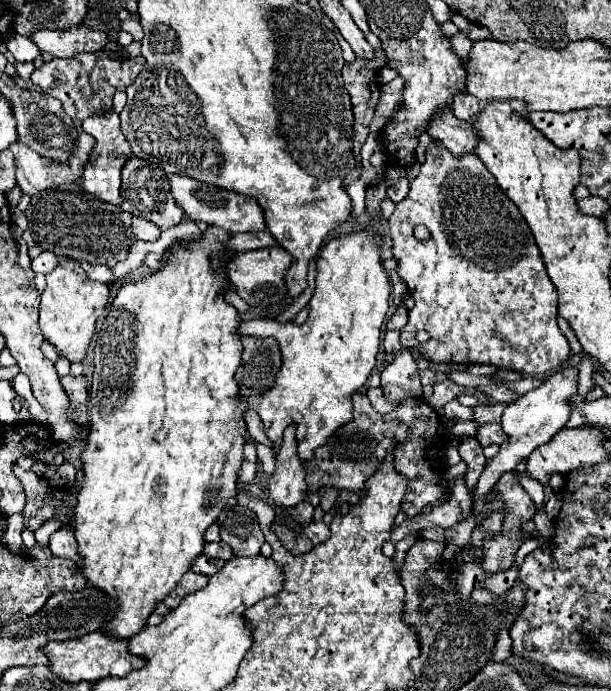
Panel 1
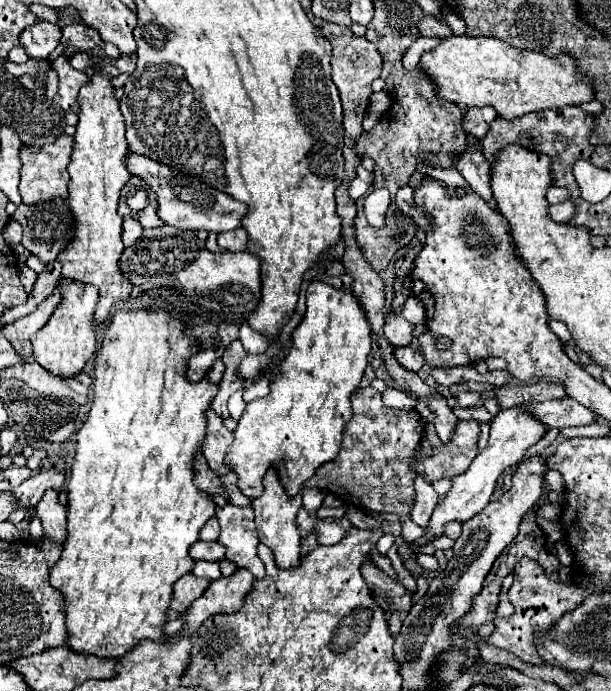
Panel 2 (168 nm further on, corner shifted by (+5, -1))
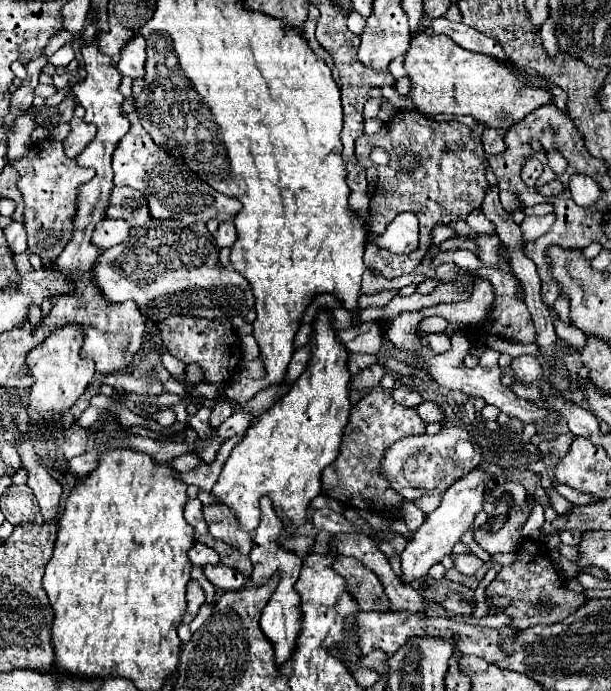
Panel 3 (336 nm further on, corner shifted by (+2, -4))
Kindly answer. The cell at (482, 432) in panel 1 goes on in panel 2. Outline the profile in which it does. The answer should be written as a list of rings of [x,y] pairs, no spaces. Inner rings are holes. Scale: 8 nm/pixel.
[[[460,420],[450,444],[444,444],[442,450],[434,448],[432,454],[426,458],[420,454],[420,450],[416,450],[412,468],[418,474],[424,472],[428,482],[440,478],[454,478],[462,474],[474,460],[478,436],[480,436],[478,420]]]

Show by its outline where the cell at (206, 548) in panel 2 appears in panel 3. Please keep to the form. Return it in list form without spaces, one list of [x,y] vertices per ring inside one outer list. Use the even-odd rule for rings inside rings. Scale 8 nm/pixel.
[[[195,543],[191,549],[189,549],[189,561],[193,565],[199,565],[199,567],[205,567],[205,565],[217,565],[219,563],[219,555],[207,547],[207,545],[201,545],[201,543]]]

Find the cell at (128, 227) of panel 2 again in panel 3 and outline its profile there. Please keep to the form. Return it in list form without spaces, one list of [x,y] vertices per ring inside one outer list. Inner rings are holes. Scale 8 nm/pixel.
[[[103,219],[99,223],[99,227],[95,227],[91,243],[95,243],[95,247],[107,249],[107,247],[113,247],[117,243],[123,243],[127,237],[129,237],[129,225],[125,221]]]

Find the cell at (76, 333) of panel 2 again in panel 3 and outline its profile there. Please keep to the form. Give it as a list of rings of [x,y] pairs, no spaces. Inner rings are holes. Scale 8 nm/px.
[[[67,325],[53,331],[41,345],[27,353],[27,371],[33,377],[29,387],[29,407],[37,413],[65,413],[83,395],[87,385],[93,381],[95,367],[91,359],[81,357],[83,329],[79,325]]]

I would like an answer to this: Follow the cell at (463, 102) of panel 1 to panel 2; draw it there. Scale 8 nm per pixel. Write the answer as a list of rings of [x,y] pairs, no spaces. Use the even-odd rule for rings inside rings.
[[[484,106],[484,108],[468,108],[464,118],[462,118],[462,128],[466,134],[476,136],[478,140],[482,140],[488,132],[490,122],[496,118],[496,110],[492,106]]]

